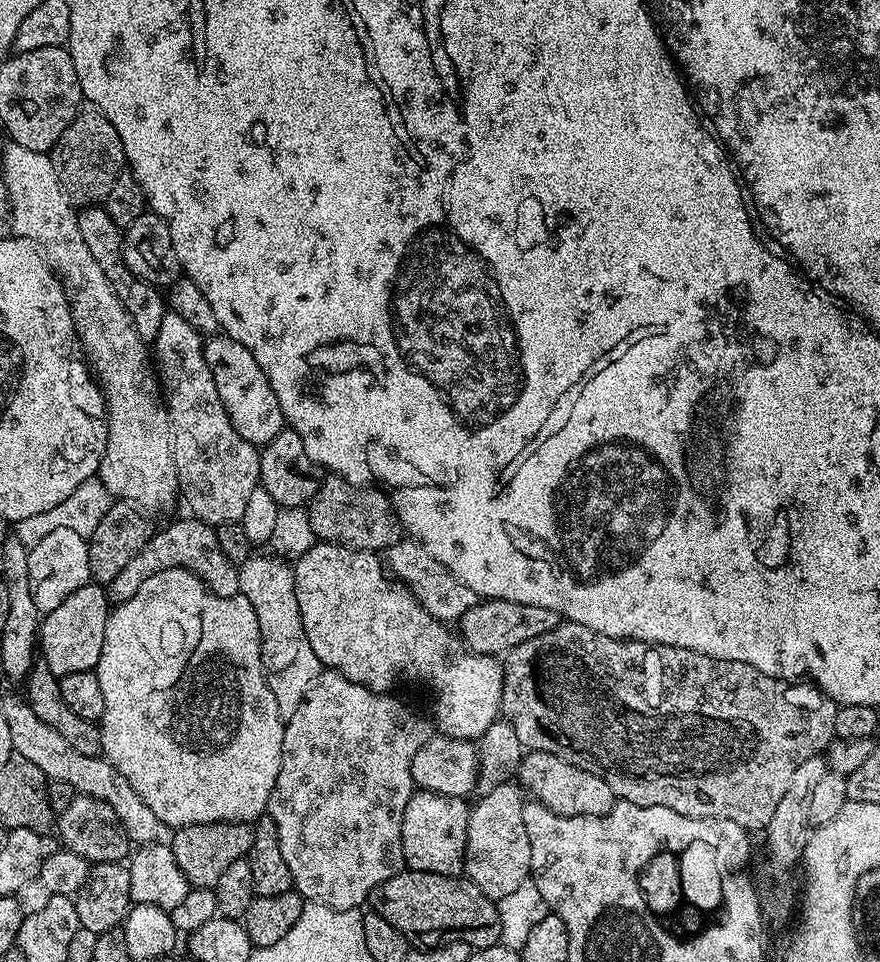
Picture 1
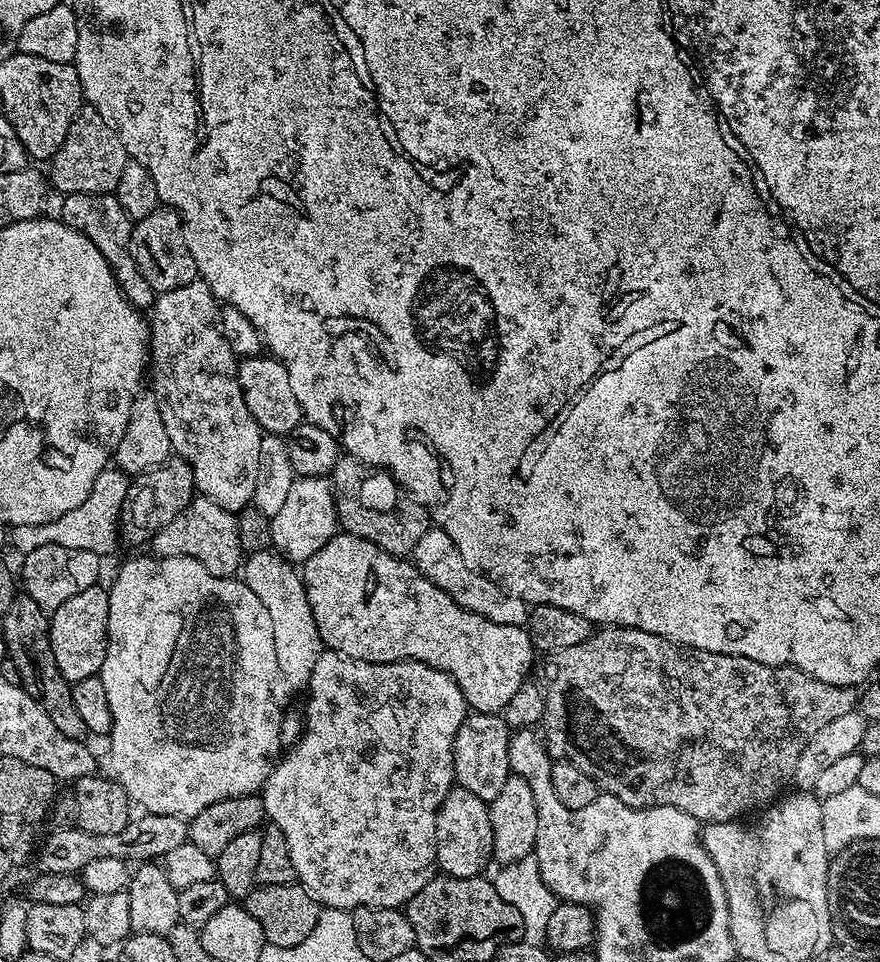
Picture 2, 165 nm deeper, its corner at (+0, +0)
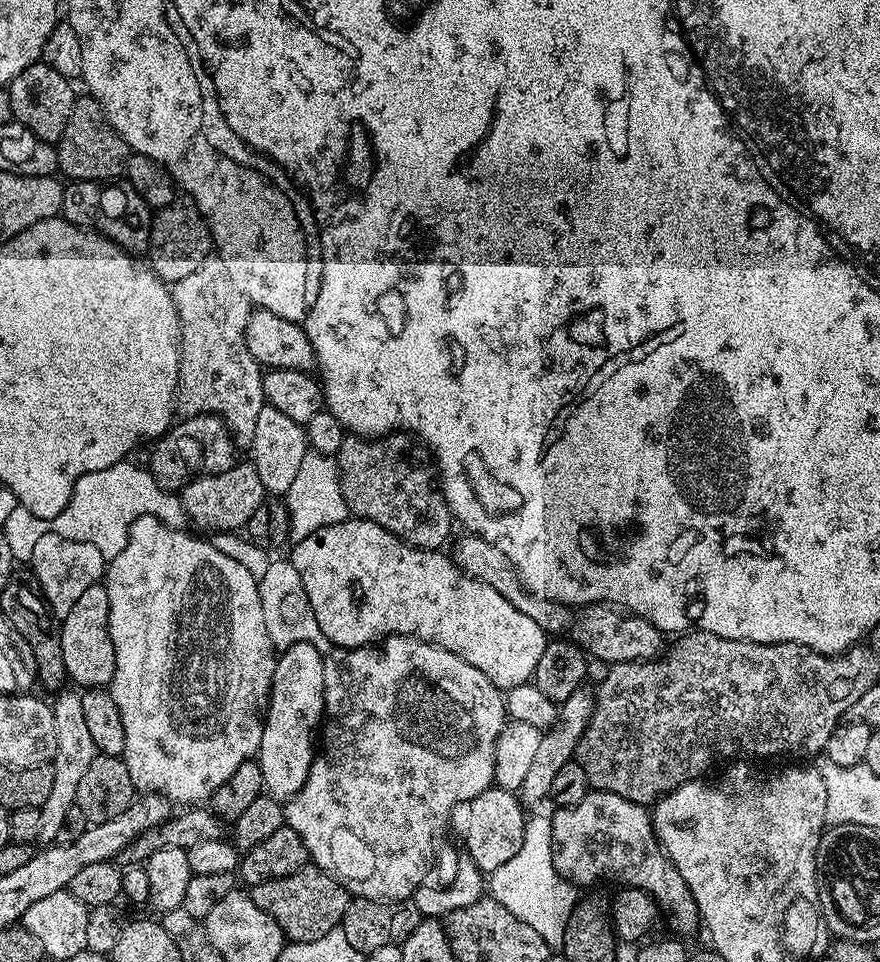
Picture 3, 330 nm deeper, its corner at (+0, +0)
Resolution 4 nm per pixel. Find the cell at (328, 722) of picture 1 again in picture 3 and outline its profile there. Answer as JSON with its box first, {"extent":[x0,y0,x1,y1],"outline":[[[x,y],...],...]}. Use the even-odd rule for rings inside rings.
{"extent":[284,636,506,902],"outline":[[[389,636],[379,645],[379,647],[333,647],[322,660],[322,687],[324,689],[324,721],[322,723],[322,739],[319,741],[318,751],[313,755],[310,774],[304,776],[304,785],[302,786],[302,790],[298,790],[298,794],[289,796],[284,804],[284,818],[287,827],[292,828],[294,834],[298,834],[298,838],[302,838],[302,842],[308,851],[309,861],[326,874],[330,874],[335,878],[337,882],[347,890],[349,897],[359,898],[361,900],[387,900],[389,902],[407,901],[415,894],[416,887],[418,887],[419,884],[428,876],[428,867],[432,864],[432,851],[436,848],[436,831],[447,822],[448,815],[451,814],[452,808],[458,807],[459,804],[460,807],[467,805],[468,801],[473,800],[475,796],[482,794],[487,790],[487,788],[493,787],[496,778],[496,775],[494,774],[496,743],[500,737],[500,731],[504,729],[506,723],[506,709],[504,707],[505,693],[501,691],[501,689],[496,688],[494,682],[490,682],[490,678],[486,678],[486,674],[482,674],[482,670],[478,670],[478,666],[470,666],[470,662],[462,662],[462,658],[458,658],[458,654],[450,654],[450,650],[439,648],[436,644],[427,644],[426,641],[418,640],[415,636]]]}

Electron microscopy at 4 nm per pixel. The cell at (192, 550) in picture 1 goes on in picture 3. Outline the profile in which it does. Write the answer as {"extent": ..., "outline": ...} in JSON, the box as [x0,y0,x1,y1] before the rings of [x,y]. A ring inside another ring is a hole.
{"extent":[178,462,266,534],"outline":[[[237,462],[225,472],[197,475],[196,479],[189,482],[185,488],[179,489],[178,495],[191,527],[201,528],[196,530],[204,534],[232,532],[235,528],[243,529],[250,522],[254,510],[258,510],[258,506],[262,506],[262,502],[266,499],[262,481],[258,479],[258,470],[251,462]]]}

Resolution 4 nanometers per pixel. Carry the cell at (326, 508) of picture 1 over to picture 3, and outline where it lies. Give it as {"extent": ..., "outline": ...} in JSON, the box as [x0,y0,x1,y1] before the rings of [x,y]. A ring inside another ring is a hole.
{"extent":[335,431,454,550],"outline":[[[395,431],[386,436],[377,436],[369,438],[366,436],[357,436],[355,434],[345,435],[342,446],[335,457],[336,465],[340,467],[340,485],[342,486],[342,498],[346,498],[346,506],[349,513],[353,517],[361,520],[369,520],[378,526],[382,526],[386,530],[390,530],[390,534],[394,534],[399,540],[406,541],[407,544],[413,544],[416,548],[431,548],[433,550],[443,549],[449,543],[448,535],[452,532],[452,524],[454,525],[454,517],[452,511],[448,508],[448,503],[444,497],[443,490],[440,489],[440,481],[438,479],[438,469],[434,463],[434,457],[423,443],[417,442],[411,435],[403,432]]]}

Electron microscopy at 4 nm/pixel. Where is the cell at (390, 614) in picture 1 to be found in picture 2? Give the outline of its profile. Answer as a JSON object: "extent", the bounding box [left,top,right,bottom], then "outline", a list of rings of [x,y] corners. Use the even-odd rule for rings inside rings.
{"extent":[302,534,534,713],"outline":[[[337,534],[333,540],[326,542],[326,546],[322,546],[322,550],[318,550],[318,554],[304,561],[302,575],[310,610],[325,649],[375,664],[417,660],[442,670],[454,678],[472,712],[503,713],[510,698],[514,698],[514,694],[518,694],[520,687],[529,679],[534,649],[527,627],[495,624],[482,618],[482,614],[474,614],[458,606],[450,594],[438,590],[430,578],[423,576],[415,564],[391,556],[374,542]]]}

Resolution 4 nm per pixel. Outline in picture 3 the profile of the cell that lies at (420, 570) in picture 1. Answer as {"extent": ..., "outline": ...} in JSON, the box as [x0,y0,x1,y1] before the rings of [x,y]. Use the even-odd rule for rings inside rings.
{"extent":[450,534,570,634],"outline":[[[464,534],[464,537],[453,543],[450,548],[452,561],[463,570],[470,578],[478,578],[478,582],[486,582],[486,586],[494,586],[494,590],[498,590],[498,594],[502,594],[502,598],[506,598],[506,602],[510,602],[510,606],[514,606],[517,610],[522,610],[522,614],[526,614],[526,618],[530,618],[533,622],[538,622],[538,626],[542,626],[545,634],[560,634],[560,632],[569,627],[570,612],[569,605],[559,604],[550,598],[542,598],[535,596],[533,592],[527,592],[524,583],[518,578],[518,574],[514,570],[514,566],[506,554],[502,554],[502,550],[498,550],[498,546],[494,546],[490,542],[486,542],[486,538]]]}

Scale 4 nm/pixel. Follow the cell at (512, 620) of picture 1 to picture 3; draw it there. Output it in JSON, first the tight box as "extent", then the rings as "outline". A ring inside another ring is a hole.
{"extent":[570,603,665,666],"outline":[[[605,603],[589,604],[581,612],[584,613],[577,620],[575,617],[571,621],[570,639],[593,661],[601,660],[604,666],[611,666],[635,660],[655,660],[665,651],[665,633],[650,622],[646,622],[646,618],[633,616],[627,610]]]}

